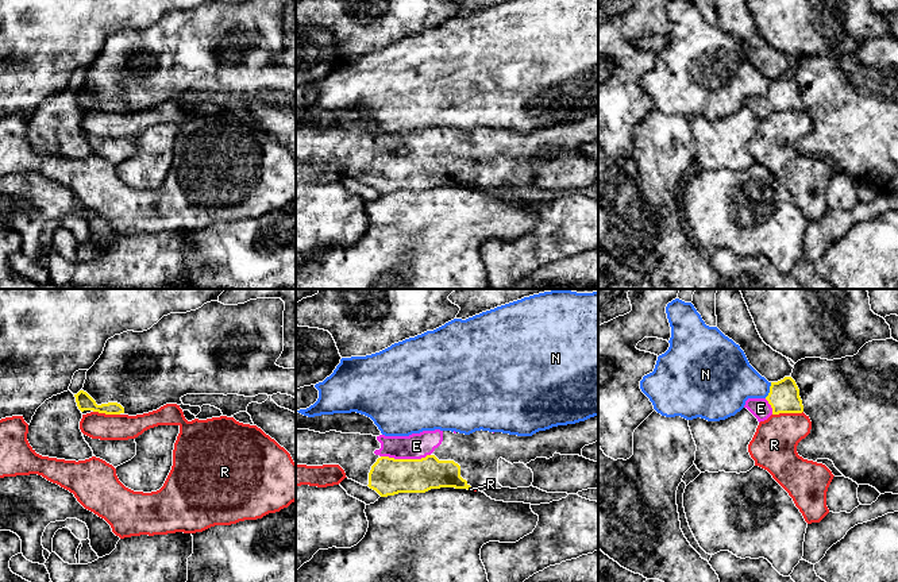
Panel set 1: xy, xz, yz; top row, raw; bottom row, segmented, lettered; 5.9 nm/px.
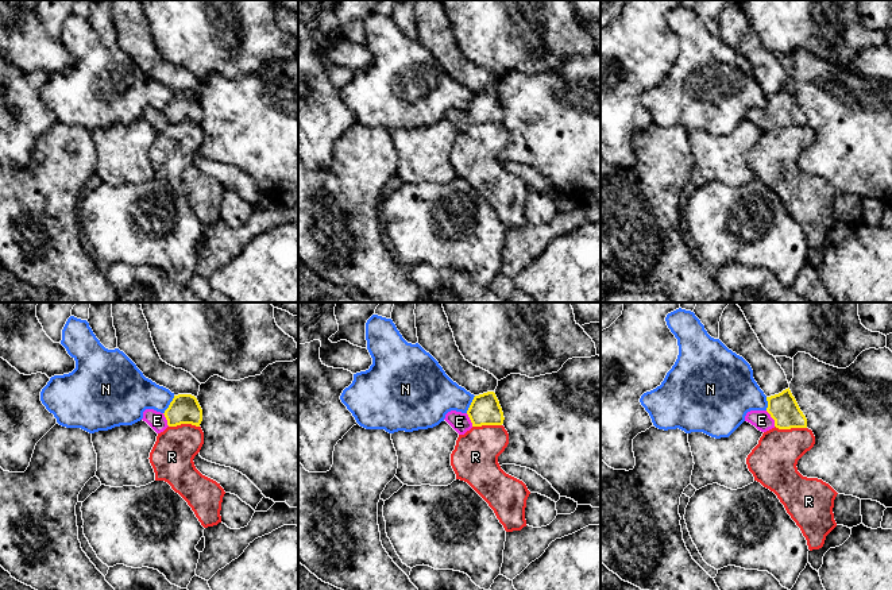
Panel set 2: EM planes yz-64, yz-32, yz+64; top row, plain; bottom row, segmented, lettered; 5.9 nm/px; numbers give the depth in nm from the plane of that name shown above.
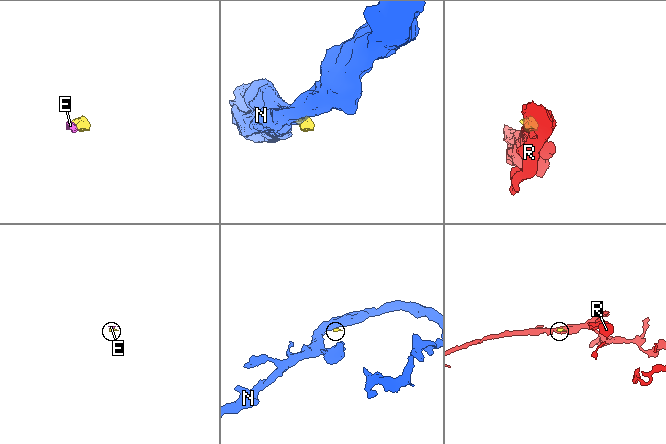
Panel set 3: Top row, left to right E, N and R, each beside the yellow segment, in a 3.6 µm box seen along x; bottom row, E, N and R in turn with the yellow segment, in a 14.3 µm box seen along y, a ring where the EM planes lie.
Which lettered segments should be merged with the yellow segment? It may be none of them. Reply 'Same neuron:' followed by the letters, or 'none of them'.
Same neuron: E

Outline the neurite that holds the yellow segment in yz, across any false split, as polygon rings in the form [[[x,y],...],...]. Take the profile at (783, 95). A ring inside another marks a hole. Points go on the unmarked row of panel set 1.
[[[791,74],[771,80],[770,90],[766,96],[748,96],[744,105],[747,105],[759,120],[767,117],[771,112],[803,109],[799,86]]]

